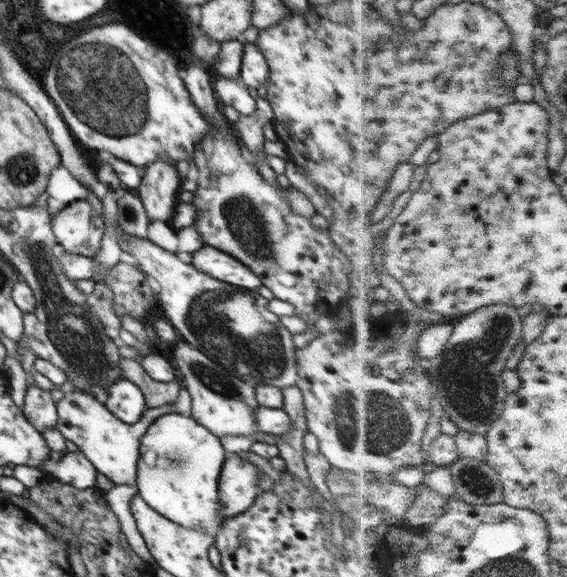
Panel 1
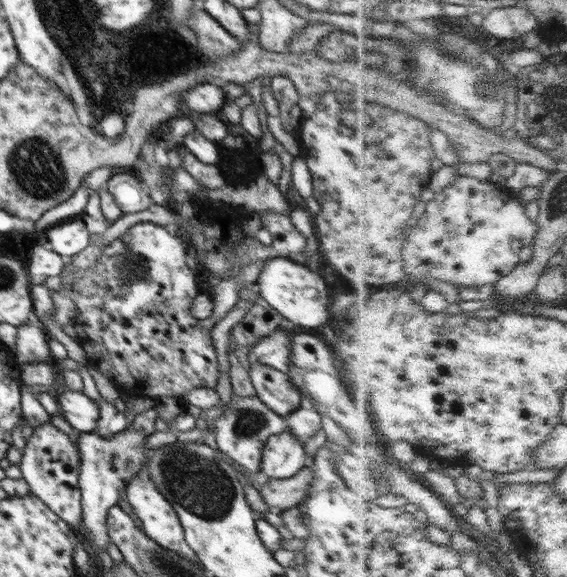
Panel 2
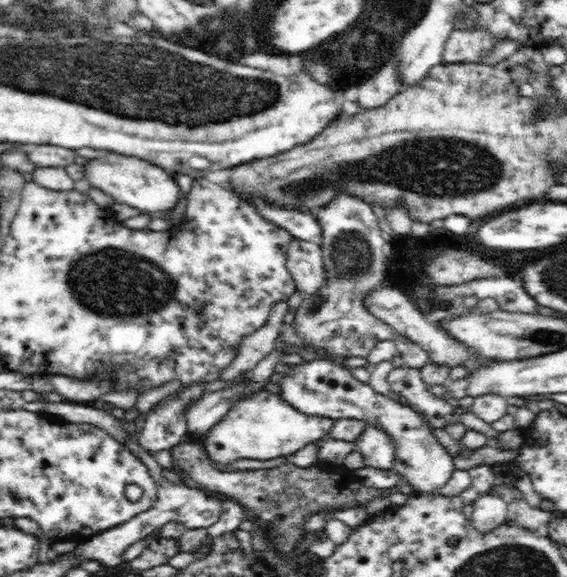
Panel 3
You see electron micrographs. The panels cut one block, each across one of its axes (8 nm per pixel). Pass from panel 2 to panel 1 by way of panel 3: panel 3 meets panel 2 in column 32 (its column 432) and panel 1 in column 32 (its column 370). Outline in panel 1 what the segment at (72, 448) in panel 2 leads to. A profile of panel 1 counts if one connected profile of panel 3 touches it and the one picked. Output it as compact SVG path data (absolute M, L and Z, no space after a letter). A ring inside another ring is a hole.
M36 386L27 389L21 409L24 416L40 432L55 428L57 425L57 406L52 401L48 390L42 390Z

